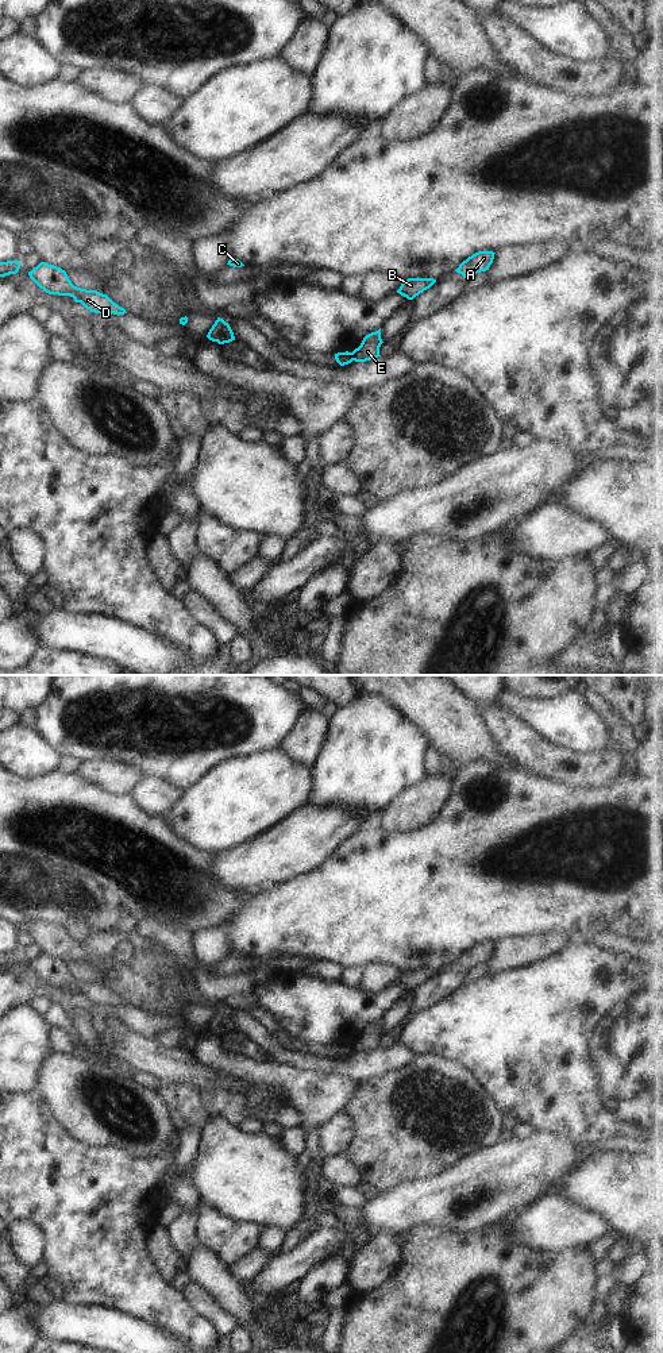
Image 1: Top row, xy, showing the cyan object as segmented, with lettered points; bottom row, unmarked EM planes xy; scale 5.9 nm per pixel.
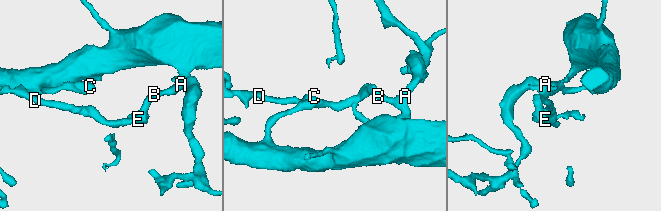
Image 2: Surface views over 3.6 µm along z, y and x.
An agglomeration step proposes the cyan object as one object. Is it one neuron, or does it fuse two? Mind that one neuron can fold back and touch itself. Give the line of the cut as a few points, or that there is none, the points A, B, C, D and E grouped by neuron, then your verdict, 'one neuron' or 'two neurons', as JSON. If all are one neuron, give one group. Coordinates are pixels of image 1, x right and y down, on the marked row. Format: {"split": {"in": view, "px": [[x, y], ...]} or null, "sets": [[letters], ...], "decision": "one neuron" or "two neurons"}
{"split": {"in": "xy", "px": [[350, 353], [353, 359]]}, "sets": [["A", "B", "C", "E"], ["D"]], "decision": "two neurons"}

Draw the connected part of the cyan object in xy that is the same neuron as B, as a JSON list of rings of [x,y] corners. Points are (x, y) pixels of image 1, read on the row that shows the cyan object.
[[[408,278],[402,281],[397,293],[408,300],[413,300],[416,296],[429,289],[435,282],[436,280],[433,278]]]

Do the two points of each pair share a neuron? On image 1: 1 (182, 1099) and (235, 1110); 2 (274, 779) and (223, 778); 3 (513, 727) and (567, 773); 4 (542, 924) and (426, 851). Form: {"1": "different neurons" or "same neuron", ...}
{"1": "same neuron", "2": "same neuron", "3": "same neuron", "4": "same neuron"}

